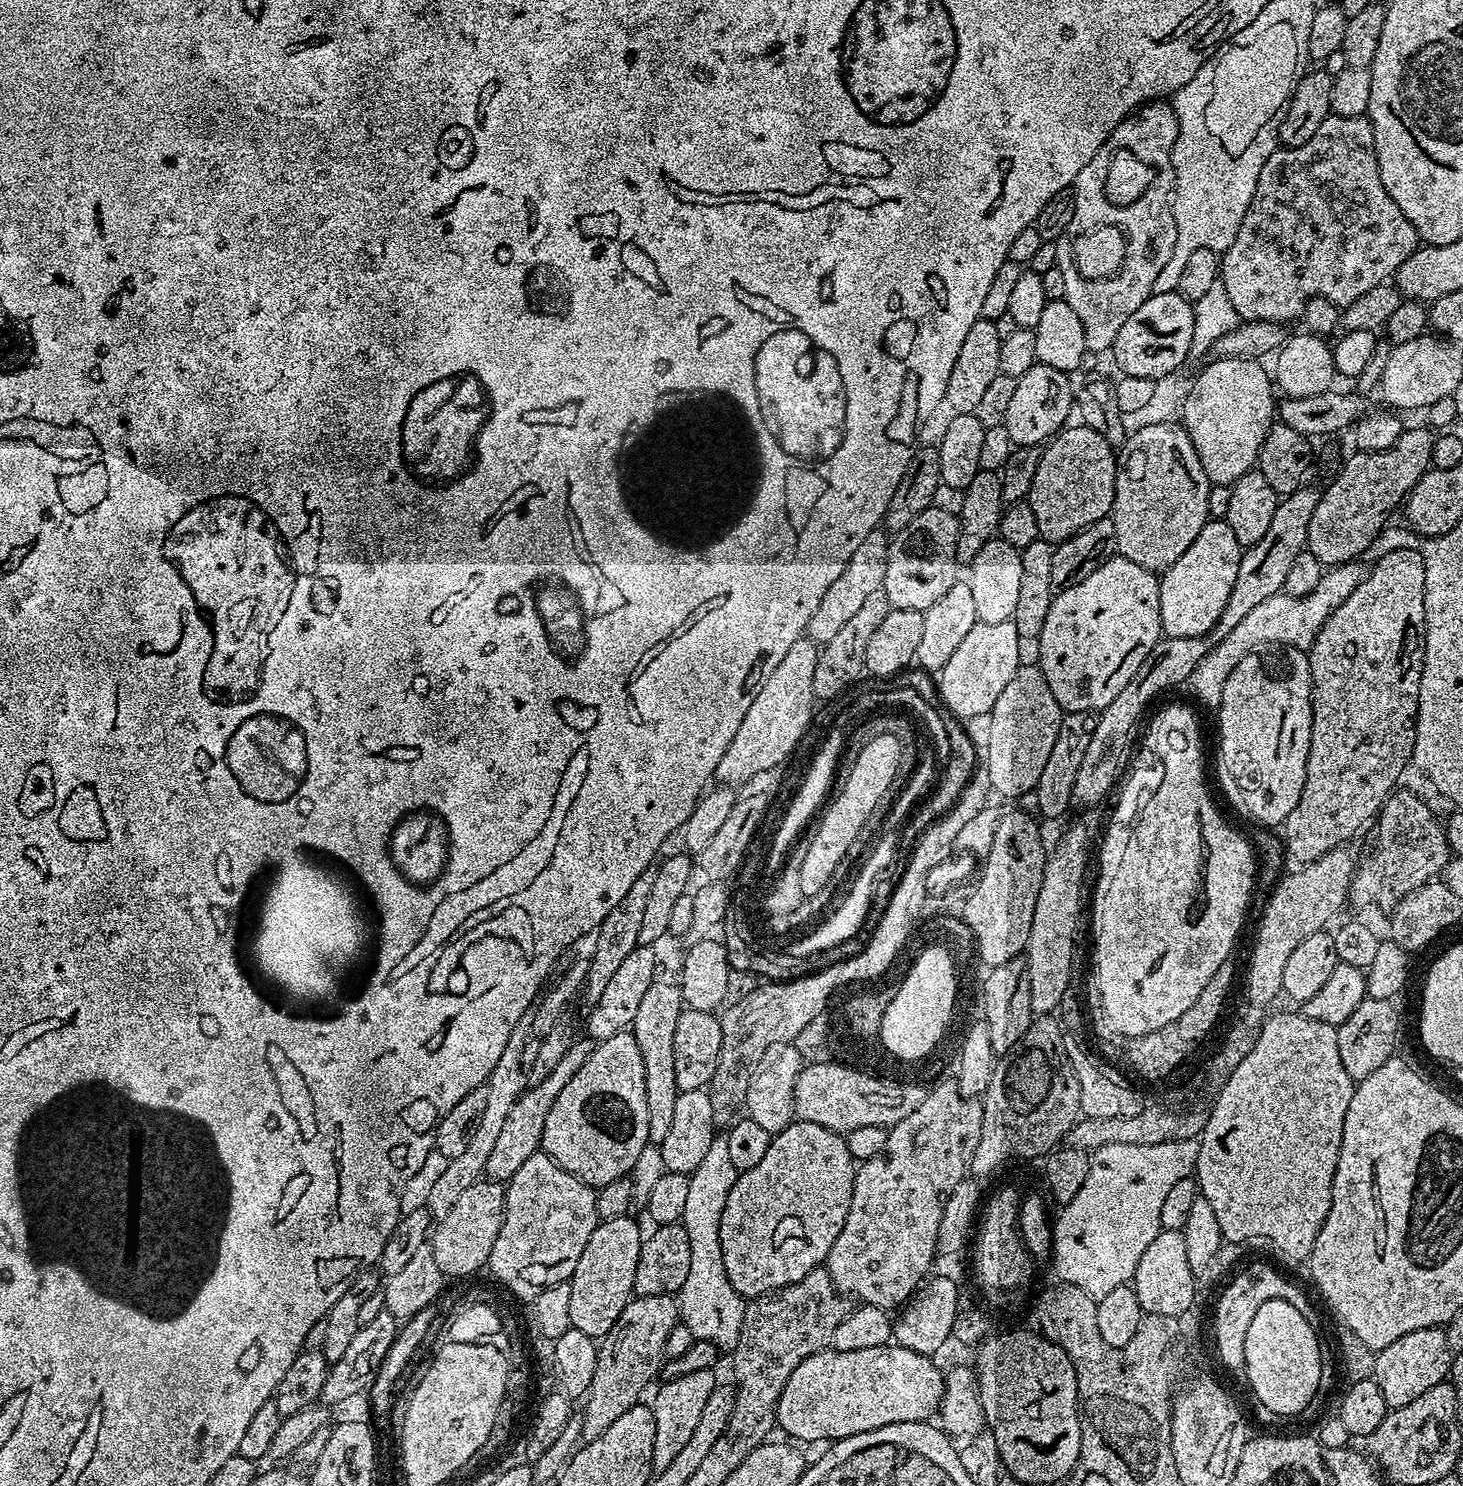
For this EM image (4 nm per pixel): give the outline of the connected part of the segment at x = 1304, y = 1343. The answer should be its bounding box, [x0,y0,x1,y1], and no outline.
[1243,1300,1318,1416]

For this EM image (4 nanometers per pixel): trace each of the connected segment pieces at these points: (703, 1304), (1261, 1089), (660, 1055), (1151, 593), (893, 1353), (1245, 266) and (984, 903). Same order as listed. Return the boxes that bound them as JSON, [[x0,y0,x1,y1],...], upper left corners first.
[[678,1135,746,1350],[1194,1011,1356,1261],[630,978,685,1145],[1038,554,1161,714],[776,1342,945,1442],[1219,115,1418,322],[962,811,1046,968]]

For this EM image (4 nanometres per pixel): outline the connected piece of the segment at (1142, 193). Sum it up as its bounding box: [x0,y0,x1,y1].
[1056,102,1178,353]

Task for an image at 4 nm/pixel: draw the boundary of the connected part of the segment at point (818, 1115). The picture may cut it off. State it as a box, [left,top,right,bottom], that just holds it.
[794,1063,925,1134]

